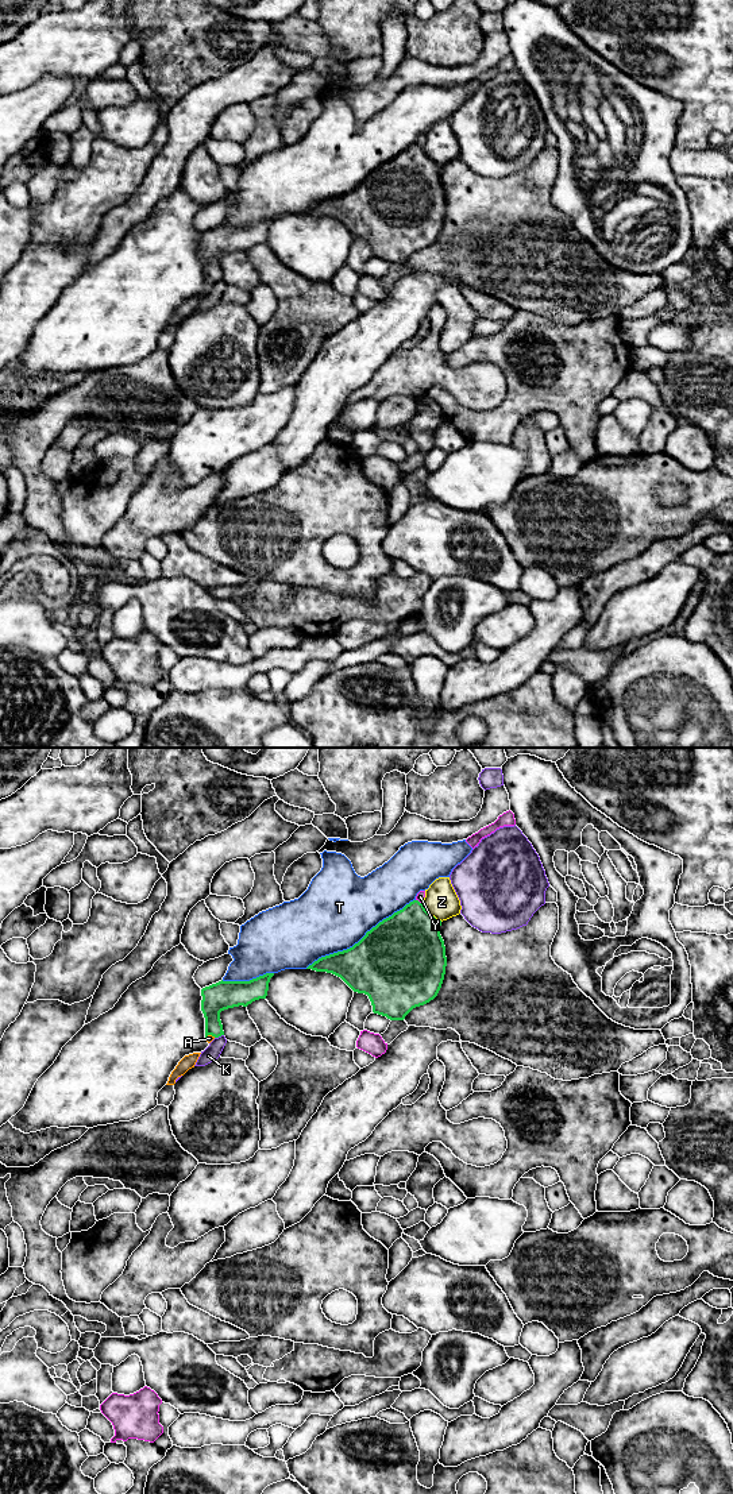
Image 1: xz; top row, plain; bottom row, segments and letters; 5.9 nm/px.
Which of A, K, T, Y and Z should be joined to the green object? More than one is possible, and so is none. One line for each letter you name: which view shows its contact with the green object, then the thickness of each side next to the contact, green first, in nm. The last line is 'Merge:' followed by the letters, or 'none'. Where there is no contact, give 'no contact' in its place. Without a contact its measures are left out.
A: contact in xz; calibres 170 and 40 nm
Merge: A

